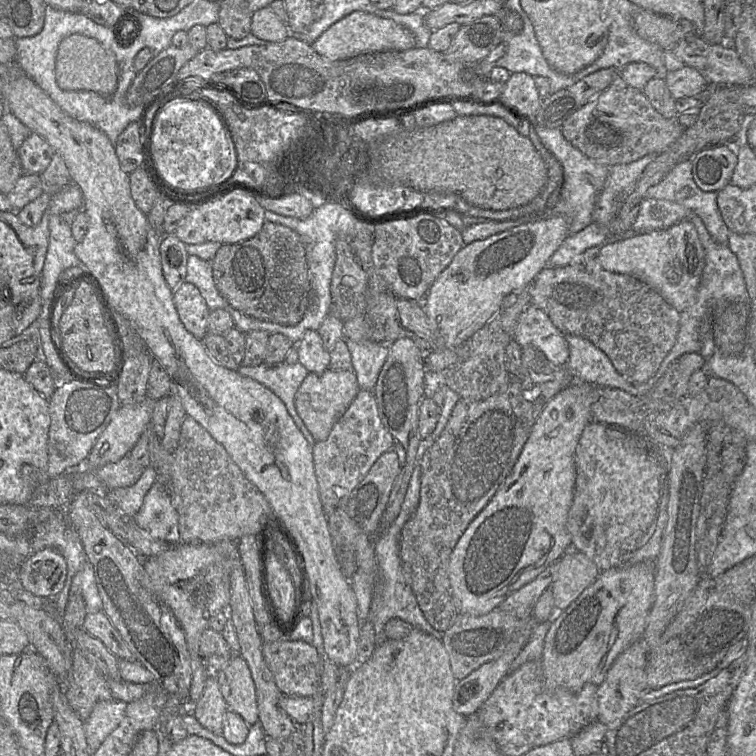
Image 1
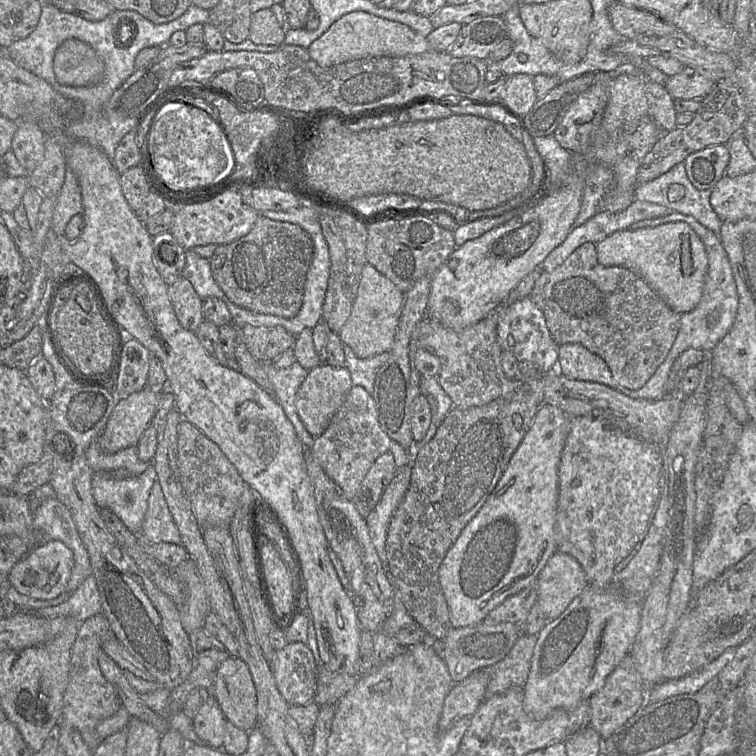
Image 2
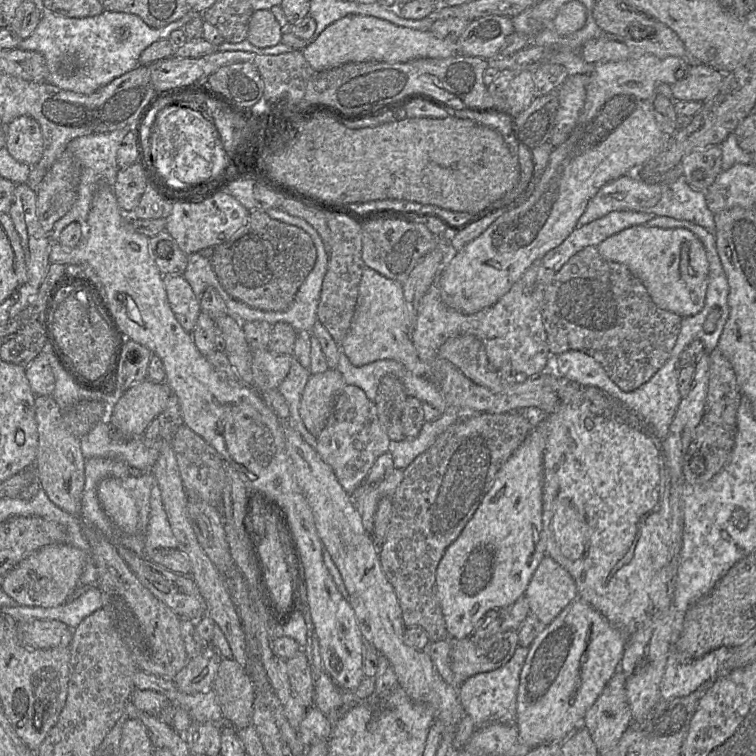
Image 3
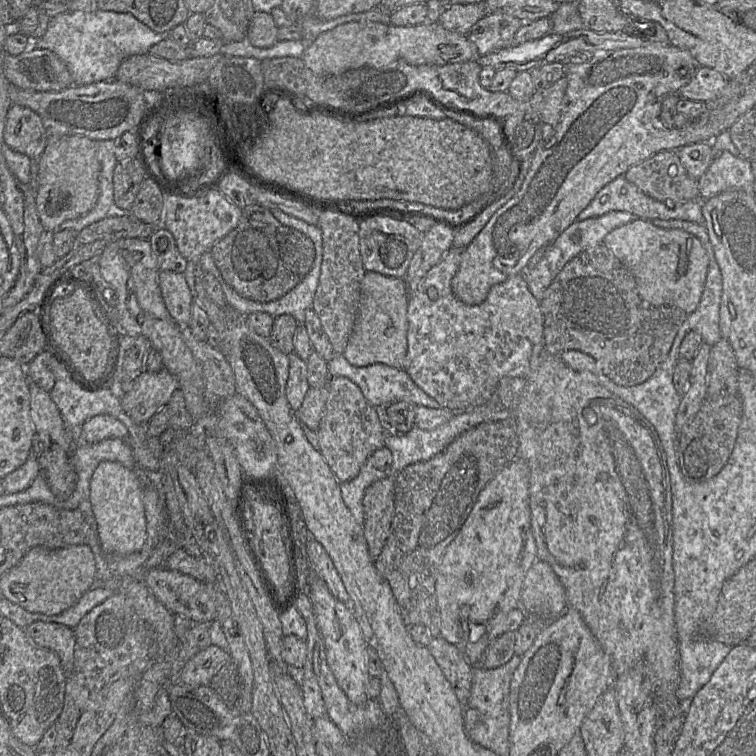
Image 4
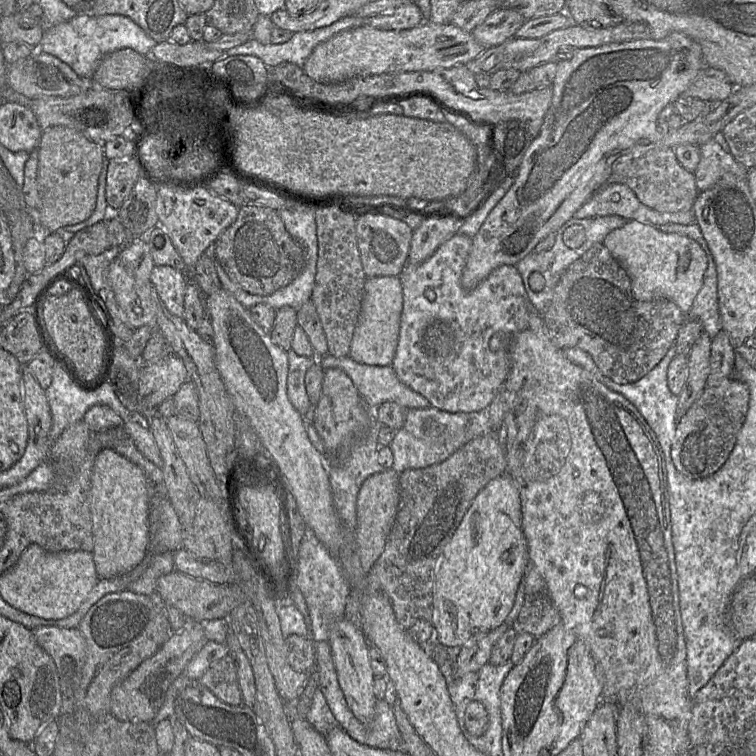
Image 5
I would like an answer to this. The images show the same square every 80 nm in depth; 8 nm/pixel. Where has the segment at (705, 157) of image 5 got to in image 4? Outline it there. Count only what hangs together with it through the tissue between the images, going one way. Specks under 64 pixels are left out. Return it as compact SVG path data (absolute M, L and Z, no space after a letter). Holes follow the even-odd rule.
M728 151L717 153L707 171L699 178L699 197L706 201L722 192L739 189L752 192L754 176L751 161Z

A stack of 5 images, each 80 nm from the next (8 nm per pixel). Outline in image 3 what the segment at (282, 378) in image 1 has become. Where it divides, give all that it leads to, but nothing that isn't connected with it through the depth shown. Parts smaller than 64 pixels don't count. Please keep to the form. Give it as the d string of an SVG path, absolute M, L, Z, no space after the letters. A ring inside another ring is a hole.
M292 357L289 372L277 389L288 404L289 417L287 424L297 431L307 444L315 449L317 438L307 430L299 415L301 396L309 377L309 370L301 366L295 357Z

